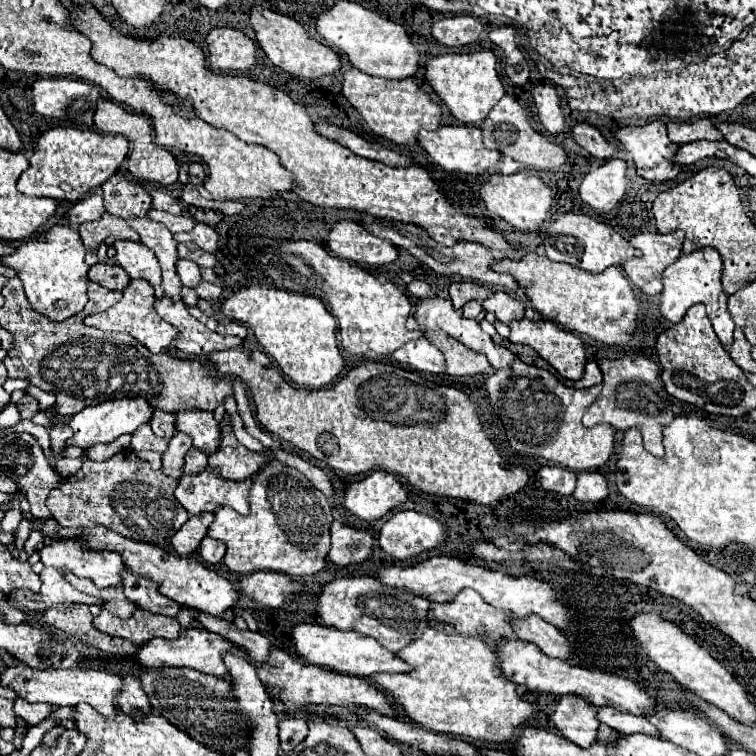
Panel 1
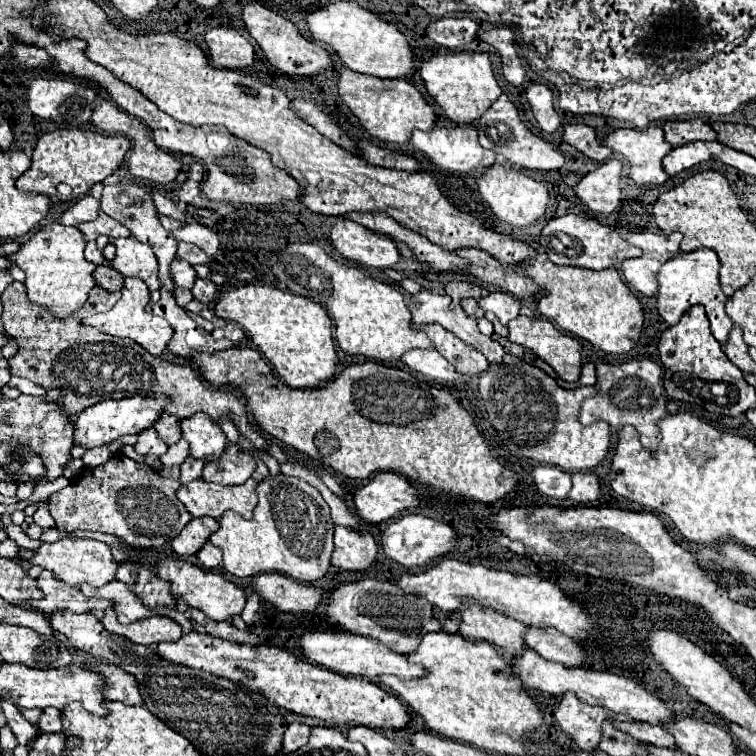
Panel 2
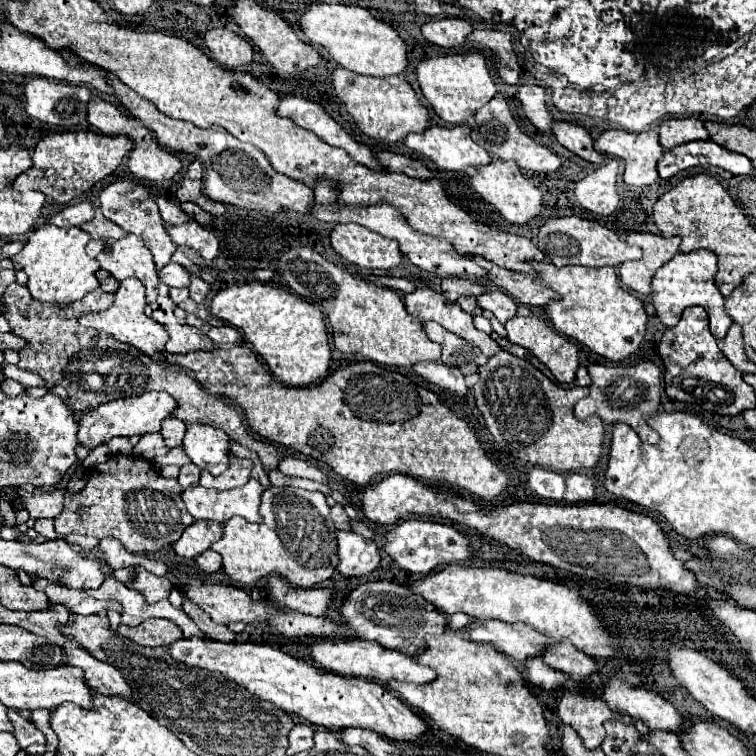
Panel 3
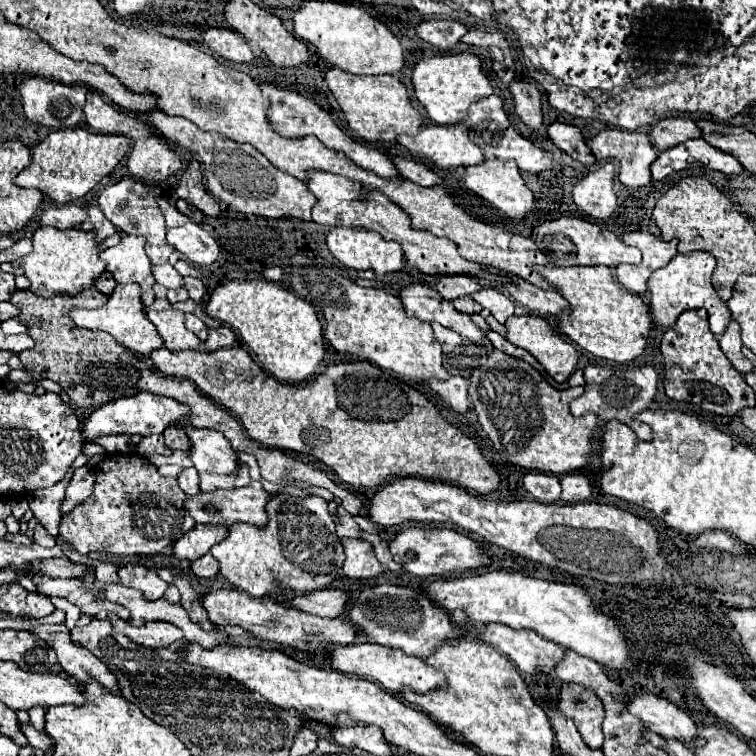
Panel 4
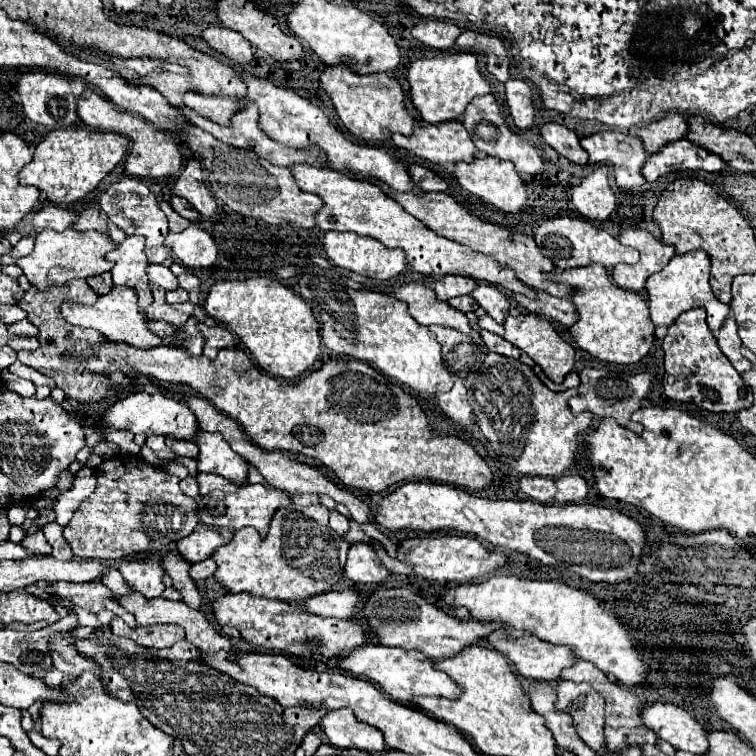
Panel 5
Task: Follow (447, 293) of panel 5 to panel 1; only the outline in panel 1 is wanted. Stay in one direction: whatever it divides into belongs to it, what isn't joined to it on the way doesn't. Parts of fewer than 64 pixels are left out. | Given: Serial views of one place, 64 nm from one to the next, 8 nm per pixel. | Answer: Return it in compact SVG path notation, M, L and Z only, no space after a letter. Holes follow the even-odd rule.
M452 282L448 286L448 292L450 292L450 298L452 298L456 310L462 308L464 302L468 302L468 300L480 300L482 302L488 296L492 296L492 290L478 284L478 282Z

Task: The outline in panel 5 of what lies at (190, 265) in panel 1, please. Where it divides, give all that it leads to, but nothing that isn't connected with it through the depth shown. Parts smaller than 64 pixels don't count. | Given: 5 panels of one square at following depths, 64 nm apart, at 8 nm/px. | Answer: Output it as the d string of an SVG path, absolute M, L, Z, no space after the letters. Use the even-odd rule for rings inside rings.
M150 264L148 270L146 270L146 274L148 274L148 278L150 278L154 284L162 286L164 290L174 290L174 288L178 288L178 280L176 280L176 276L170 272L168 266Z

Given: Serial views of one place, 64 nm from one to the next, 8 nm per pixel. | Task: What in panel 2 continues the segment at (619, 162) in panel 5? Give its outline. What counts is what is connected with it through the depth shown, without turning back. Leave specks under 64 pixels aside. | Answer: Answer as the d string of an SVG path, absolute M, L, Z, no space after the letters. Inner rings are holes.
M650 126L646 130L614 130L602 140L602 144L628 160L628 178L632 182L664 184L670 178L662 168L662 158L672 146L664 140L664 130L660 126Z

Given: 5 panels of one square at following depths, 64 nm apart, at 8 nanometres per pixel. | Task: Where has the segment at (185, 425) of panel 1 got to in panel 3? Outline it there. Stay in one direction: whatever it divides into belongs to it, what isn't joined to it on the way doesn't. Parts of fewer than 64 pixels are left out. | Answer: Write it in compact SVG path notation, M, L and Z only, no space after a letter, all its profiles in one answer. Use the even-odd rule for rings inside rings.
M188 424L184 450L200 470L208 470L212 476L222 474L230 464L228 434L208 424Z

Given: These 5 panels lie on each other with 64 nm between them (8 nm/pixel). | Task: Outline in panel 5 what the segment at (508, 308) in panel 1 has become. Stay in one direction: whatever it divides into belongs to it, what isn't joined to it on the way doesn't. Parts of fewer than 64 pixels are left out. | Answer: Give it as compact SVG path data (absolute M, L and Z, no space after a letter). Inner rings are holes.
M478 284L470 296L478 302L480 308L486 310L488 316L492 316L498 324L504 324L504 318L508 316L510 302L498 288L488 286L488 284Z

